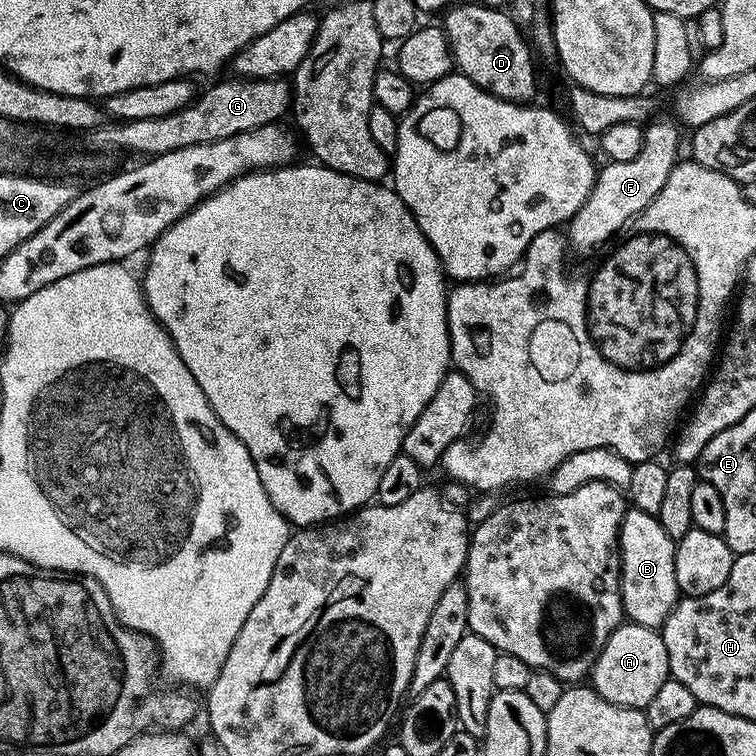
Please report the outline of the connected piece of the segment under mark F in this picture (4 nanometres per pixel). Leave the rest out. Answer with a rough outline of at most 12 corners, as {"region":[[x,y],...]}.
{"region":[[675,119],[644,128],[642,150],[596,174],[566,225],[600,248],[654,202],[678,163]]}

